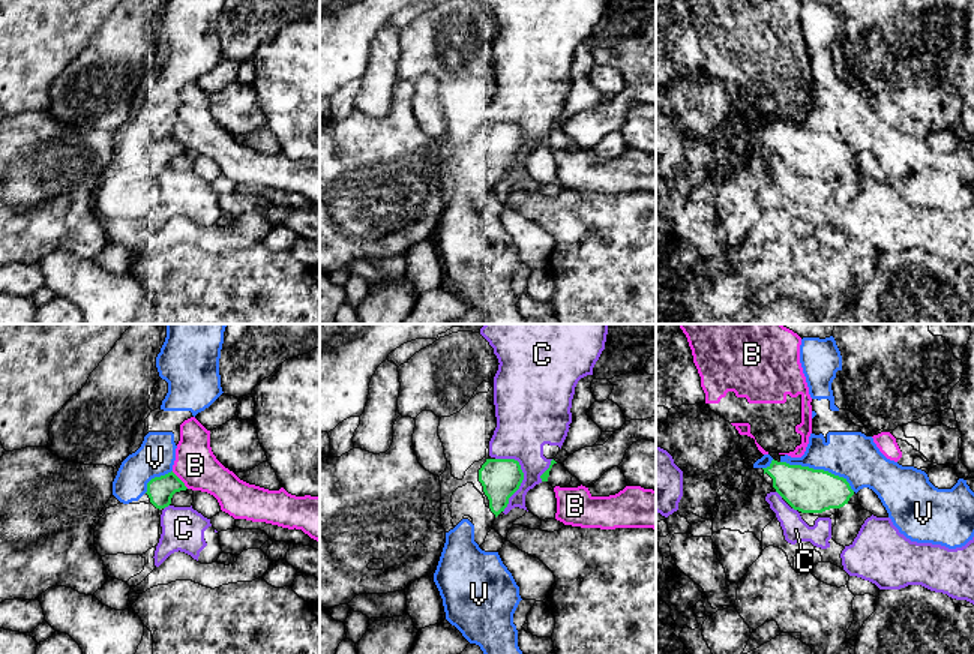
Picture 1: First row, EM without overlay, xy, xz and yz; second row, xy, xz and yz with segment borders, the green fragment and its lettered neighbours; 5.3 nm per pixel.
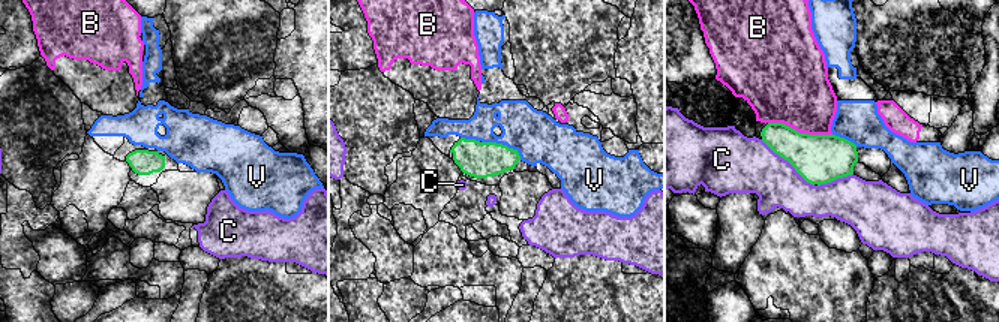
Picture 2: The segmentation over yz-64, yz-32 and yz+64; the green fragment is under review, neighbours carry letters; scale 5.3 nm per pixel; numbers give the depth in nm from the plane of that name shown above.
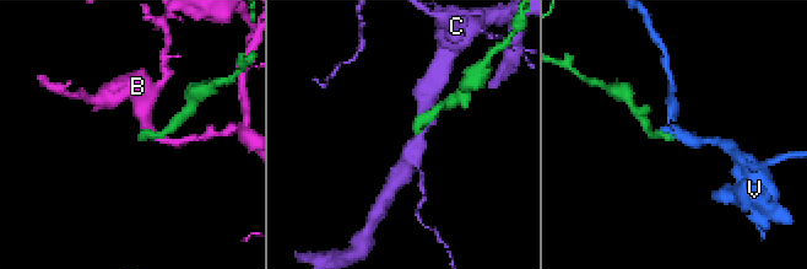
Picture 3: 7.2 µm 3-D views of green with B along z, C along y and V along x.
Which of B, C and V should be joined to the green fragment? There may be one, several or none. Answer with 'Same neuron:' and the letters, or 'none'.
Same neuron: none

